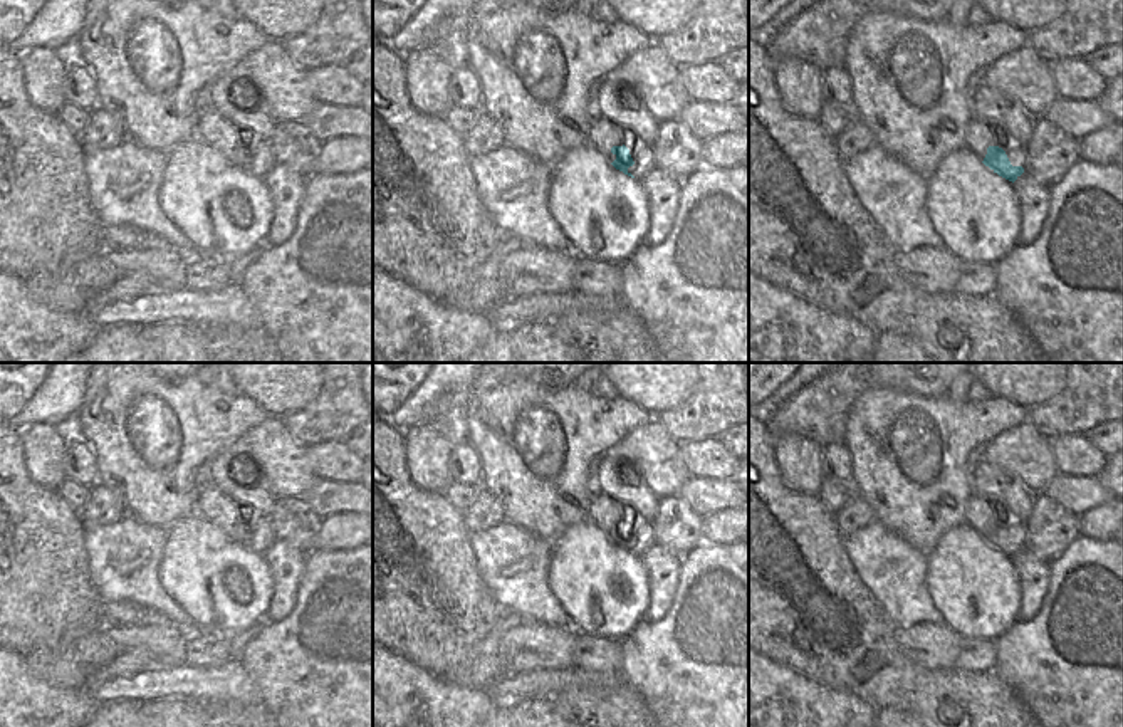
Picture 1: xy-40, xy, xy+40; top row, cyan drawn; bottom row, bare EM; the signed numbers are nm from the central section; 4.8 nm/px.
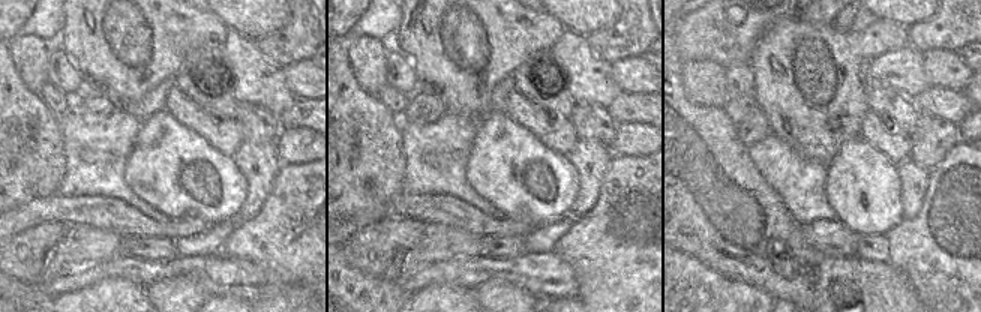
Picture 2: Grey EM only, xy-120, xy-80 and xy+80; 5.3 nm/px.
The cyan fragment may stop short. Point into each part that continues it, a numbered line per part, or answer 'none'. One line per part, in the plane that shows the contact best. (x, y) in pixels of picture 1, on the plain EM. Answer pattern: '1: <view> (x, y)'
1: xy (603, 511).

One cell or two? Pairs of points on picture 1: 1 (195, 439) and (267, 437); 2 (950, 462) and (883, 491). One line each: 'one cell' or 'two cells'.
1: two cells
2: one cell

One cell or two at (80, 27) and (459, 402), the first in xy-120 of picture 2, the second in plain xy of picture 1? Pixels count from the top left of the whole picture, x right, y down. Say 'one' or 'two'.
two

